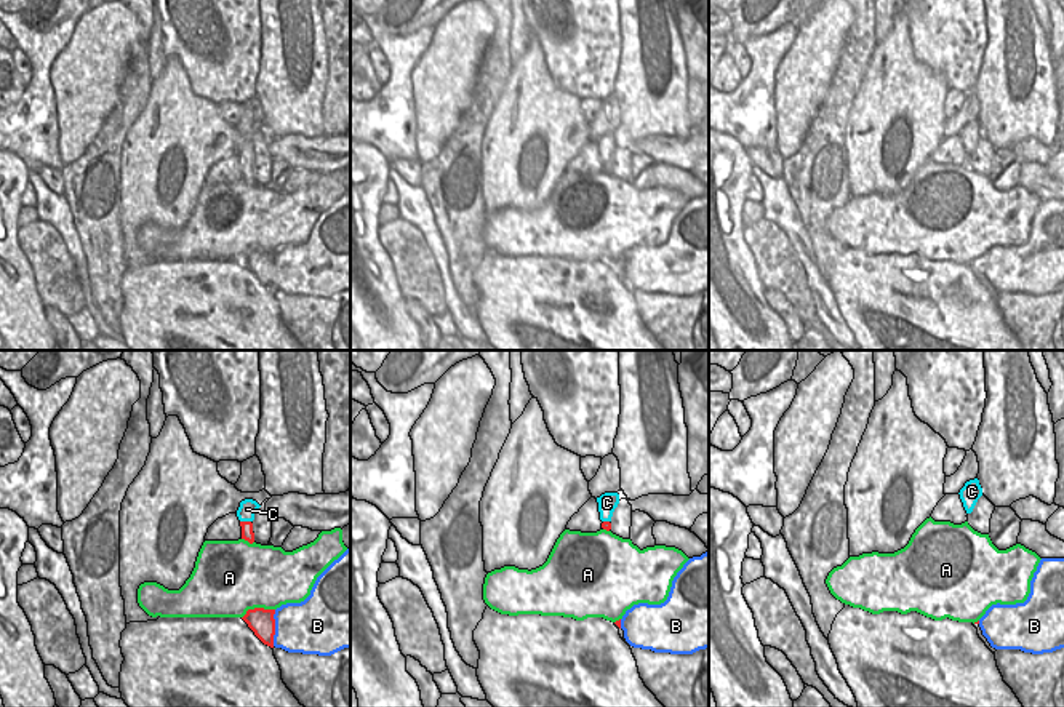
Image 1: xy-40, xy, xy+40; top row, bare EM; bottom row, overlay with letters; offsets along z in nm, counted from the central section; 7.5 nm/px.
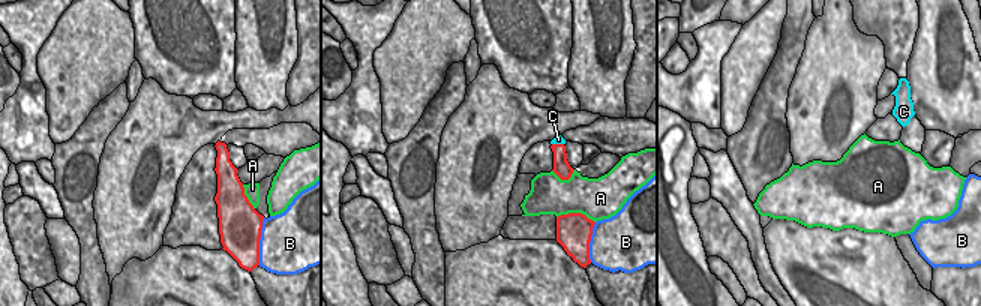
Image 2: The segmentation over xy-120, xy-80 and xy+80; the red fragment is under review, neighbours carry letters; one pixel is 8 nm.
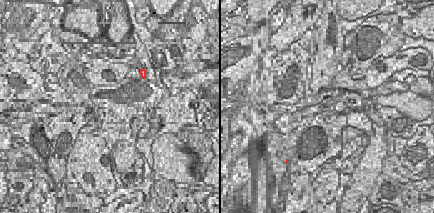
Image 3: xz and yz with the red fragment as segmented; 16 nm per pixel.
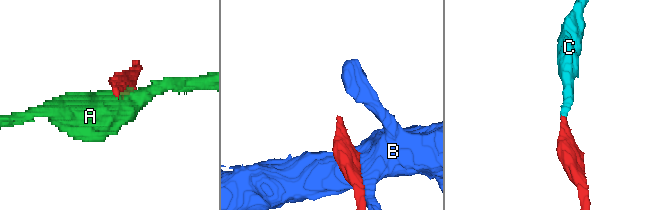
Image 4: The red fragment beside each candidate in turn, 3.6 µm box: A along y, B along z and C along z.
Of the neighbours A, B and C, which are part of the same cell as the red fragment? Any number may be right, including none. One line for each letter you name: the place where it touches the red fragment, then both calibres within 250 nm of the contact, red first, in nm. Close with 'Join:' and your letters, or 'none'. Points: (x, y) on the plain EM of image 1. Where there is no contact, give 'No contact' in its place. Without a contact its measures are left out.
C: Touches red at xy-40 (245, 163). Thickness 100 nm (red) against 130 nm
Join: C

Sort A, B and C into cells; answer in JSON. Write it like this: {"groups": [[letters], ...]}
{"groups": [["A"], ["B"], ["C"]]}

